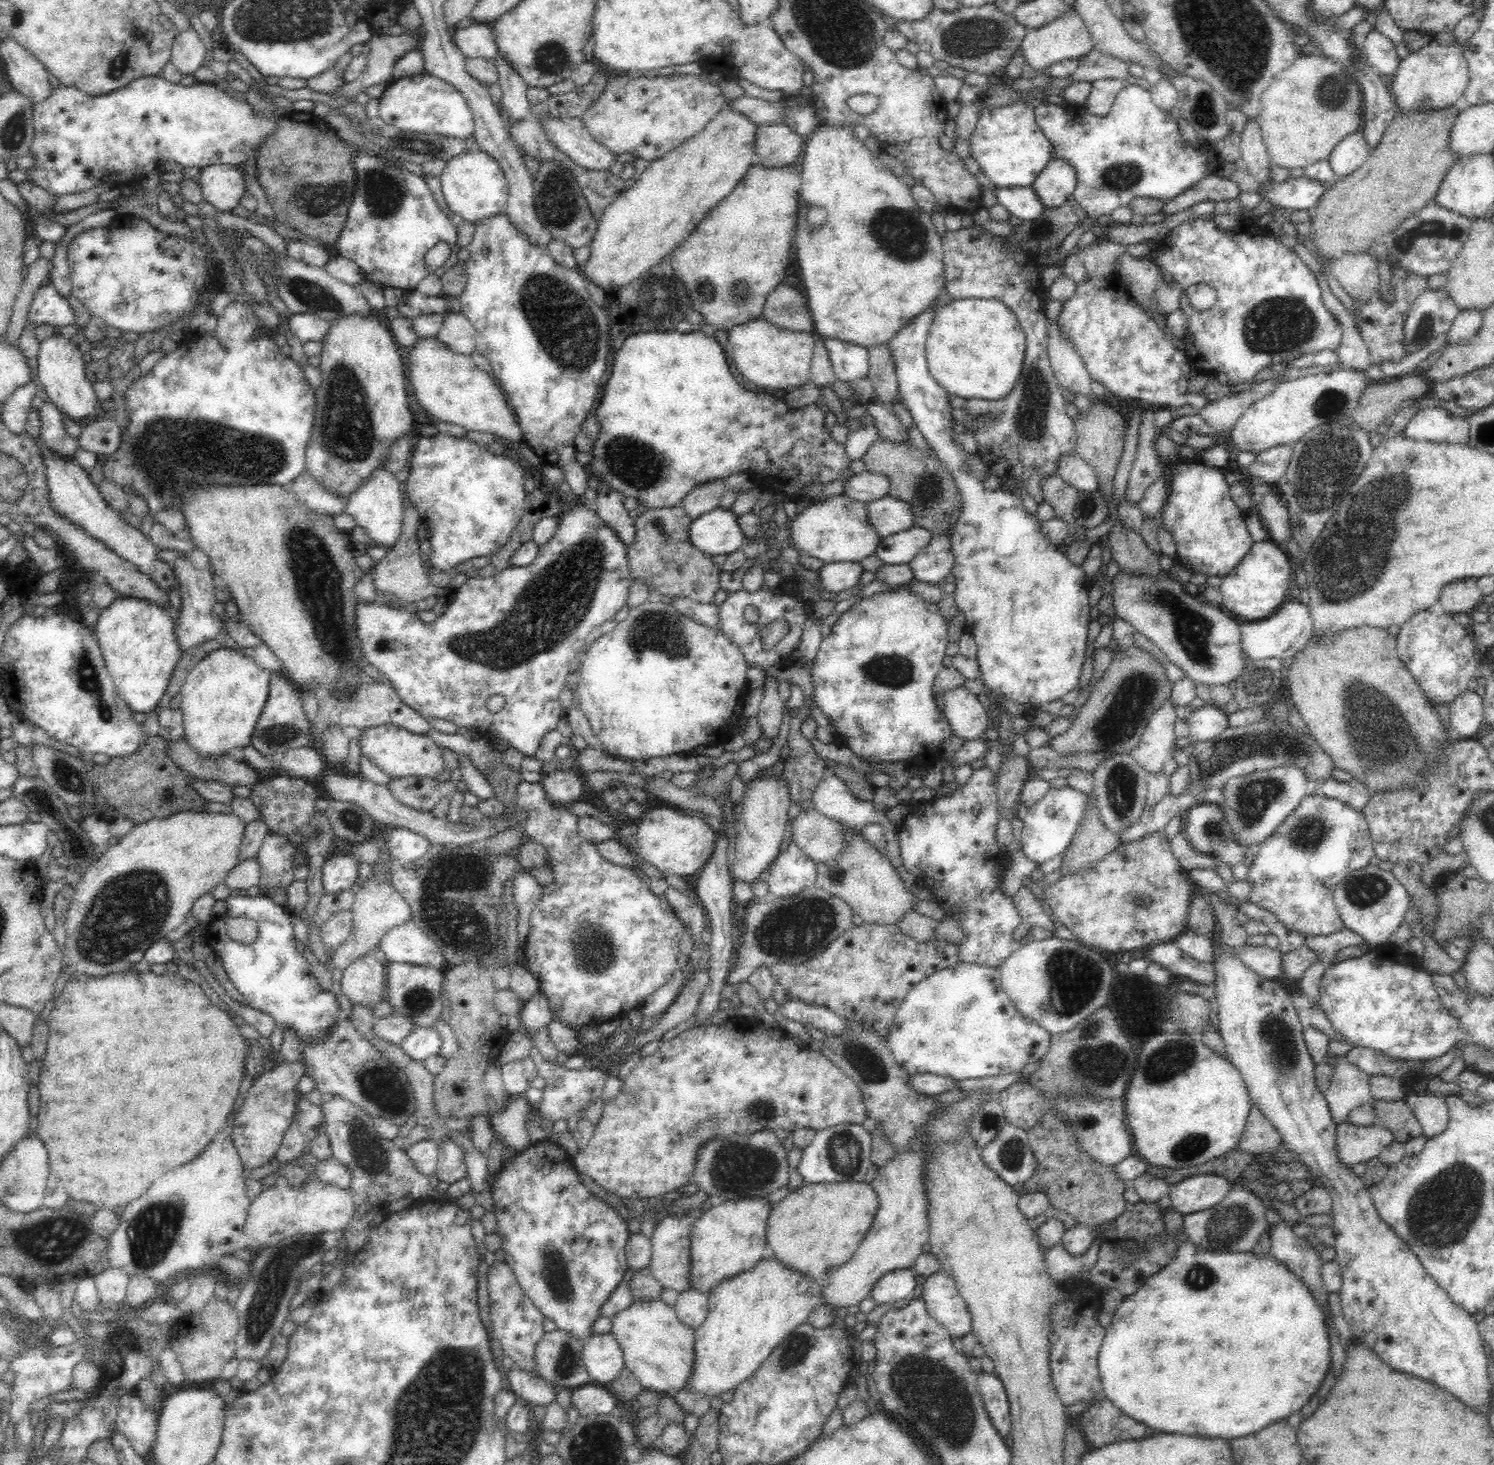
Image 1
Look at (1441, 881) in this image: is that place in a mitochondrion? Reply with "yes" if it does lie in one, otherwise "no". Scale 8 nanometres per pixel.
no

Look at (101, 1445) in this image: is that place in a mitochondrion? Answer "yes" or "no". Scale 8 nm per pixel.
no

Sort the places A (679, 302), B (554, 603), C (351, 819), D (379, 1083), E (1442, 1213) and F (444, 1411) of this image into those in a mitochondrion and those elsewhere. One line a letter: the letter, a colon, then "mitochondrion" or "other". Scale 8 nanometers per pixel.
A: mitochondrion
B: mitochondrion
C: mitochondrion
D: mitochondrion
E: mitochondrion
F: mitochondrion

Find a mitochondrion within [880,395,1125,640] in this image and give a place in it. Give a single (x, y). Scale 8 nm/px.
(928, 490)

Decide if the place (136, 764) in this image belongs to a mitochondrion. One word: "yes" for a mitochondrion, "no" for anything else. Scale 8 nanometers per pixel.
no

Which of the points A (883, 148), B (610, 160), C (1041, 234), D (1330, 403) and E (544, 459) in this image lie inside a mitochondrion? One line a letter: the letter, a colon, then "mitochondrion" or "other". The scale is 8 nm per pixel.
A: other
B: other
C: mitochondrion
D: mitochondrion
E: other

